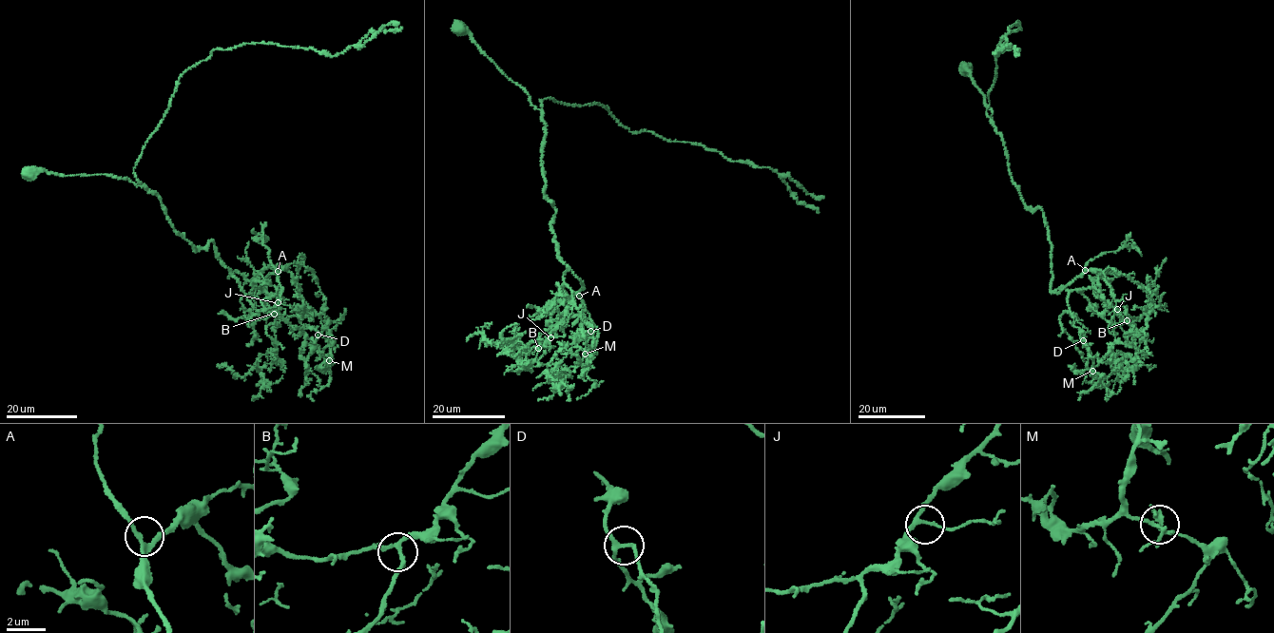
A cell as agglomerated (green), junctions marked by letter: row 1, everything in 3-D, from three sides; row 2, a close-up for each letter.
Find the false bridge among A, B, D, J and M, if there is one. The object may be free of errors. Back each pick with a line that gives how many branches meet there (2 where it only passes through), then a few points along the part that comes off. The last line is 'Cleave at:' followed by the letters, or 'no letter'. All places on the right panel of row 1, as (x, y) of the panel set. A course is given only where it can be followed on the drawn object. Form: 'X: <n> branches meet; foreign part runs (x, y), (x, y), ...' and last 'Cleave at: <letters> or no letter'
Cleave at: no letter

